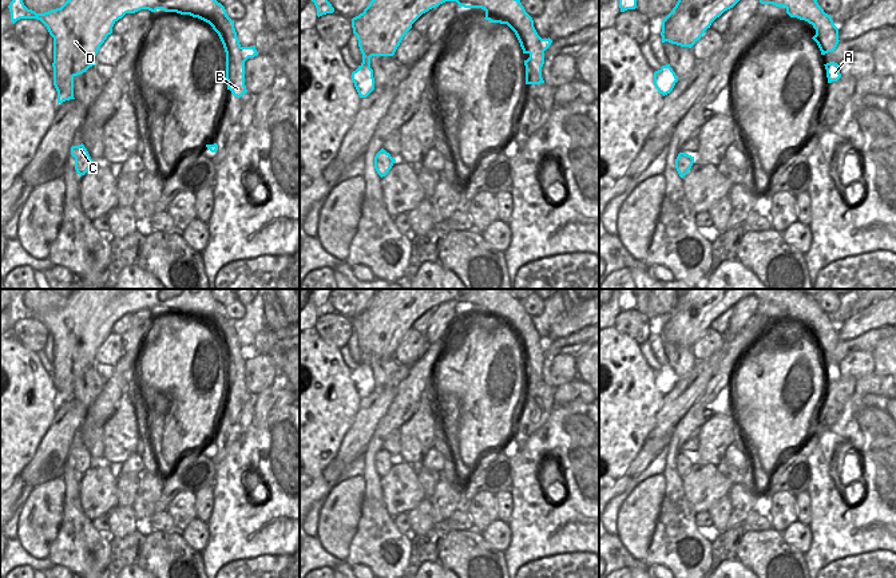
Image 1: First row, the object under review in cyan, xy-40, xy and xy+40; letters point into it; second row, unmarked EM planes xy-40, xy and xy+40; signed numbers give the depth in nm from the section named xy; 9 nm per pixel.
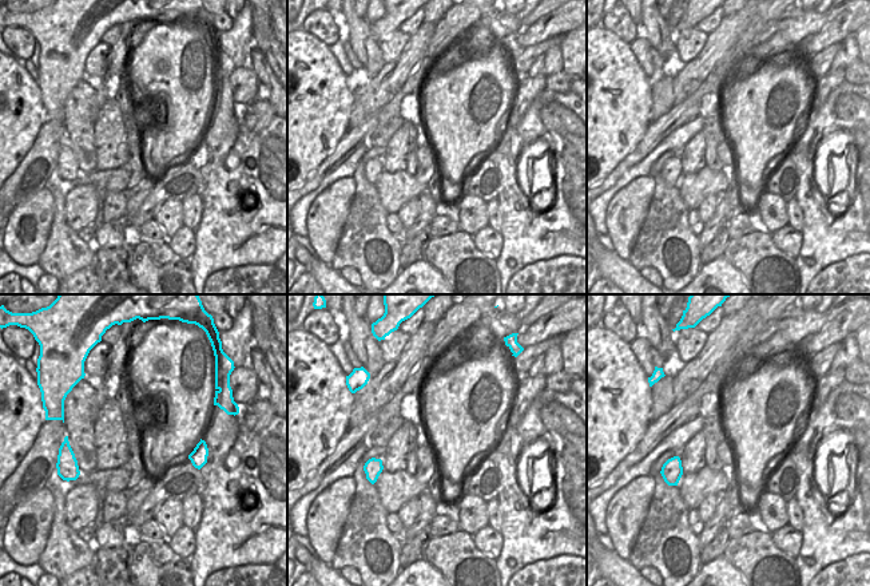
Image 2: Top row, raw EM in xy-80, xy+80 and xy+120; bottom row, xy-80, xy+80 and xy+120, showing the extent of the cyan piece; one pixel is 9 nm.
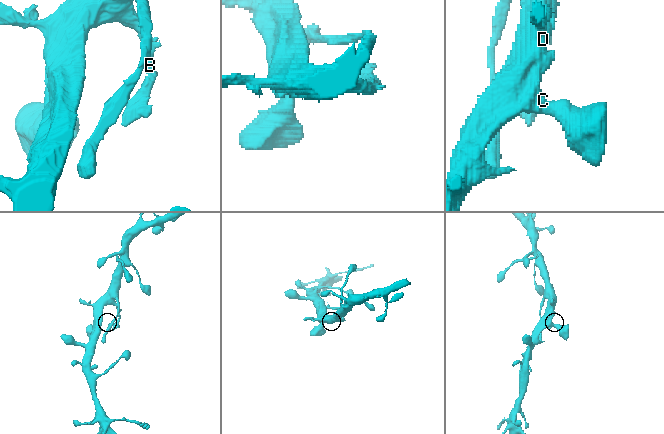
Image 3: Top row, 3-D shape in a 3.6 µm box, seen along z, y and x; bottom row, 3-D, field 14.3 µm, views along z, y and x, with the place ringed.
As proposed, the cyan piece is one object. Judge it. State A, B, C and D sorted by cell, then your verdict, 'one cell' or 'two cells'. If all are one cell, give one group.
A B C D | one cell

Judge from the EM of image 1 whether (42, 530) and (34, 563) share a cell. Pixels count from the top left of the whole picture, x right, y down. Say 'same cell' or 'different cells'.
different cells

